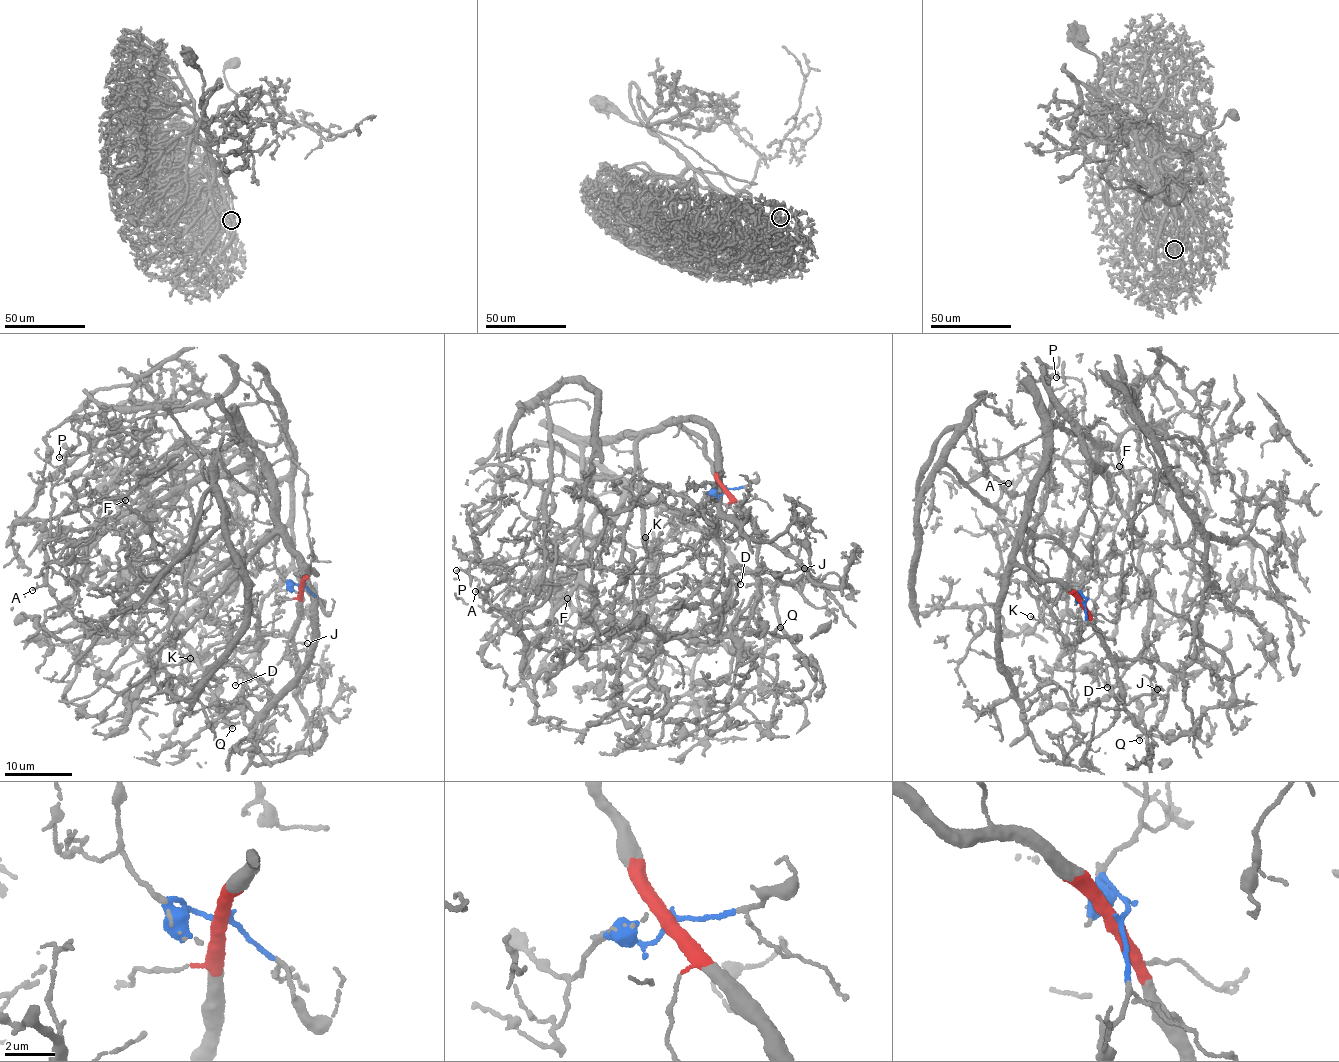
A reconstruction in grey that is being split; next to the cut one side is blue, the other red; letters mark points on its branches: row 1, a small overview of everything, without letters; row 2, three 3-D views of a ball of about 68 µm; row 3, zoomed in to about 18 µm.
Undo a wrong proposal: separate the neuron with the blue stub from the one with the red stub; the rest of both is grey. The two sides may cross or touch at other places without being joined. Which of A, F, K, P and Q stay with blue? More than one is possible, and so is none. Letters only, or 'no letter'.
A, F, P

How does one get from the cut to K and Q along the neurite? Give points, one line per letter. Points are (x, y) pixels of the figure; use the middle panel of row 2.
K: (724, 489), (705, 444), (676, 424), (641, 435), (621, 556), (631, 564), (645, 557), (644, 537)
Q: (724, 489), (751, 520), (758, 537), (758, 590), (744, 630), (755, 635), (761, 631), (771, 635), (781, 627)

